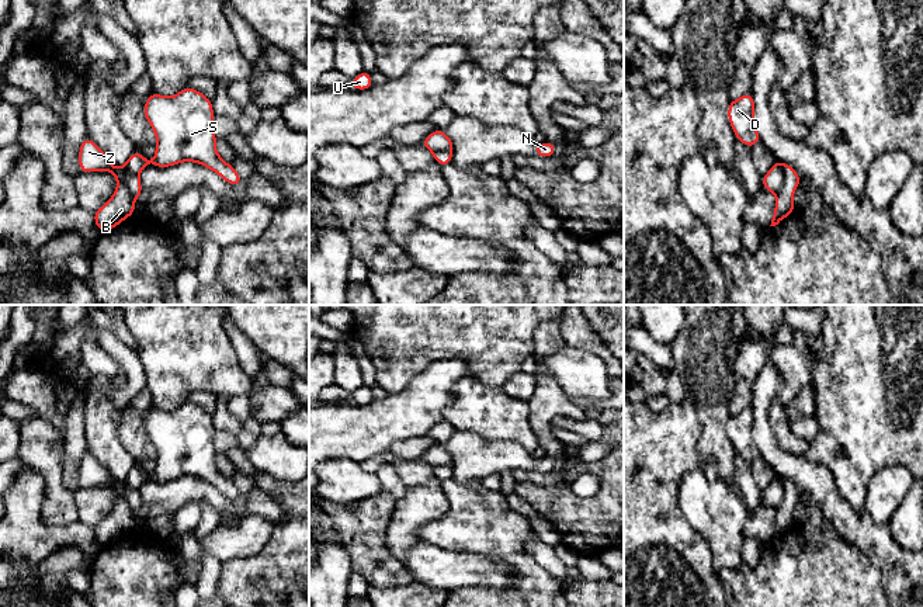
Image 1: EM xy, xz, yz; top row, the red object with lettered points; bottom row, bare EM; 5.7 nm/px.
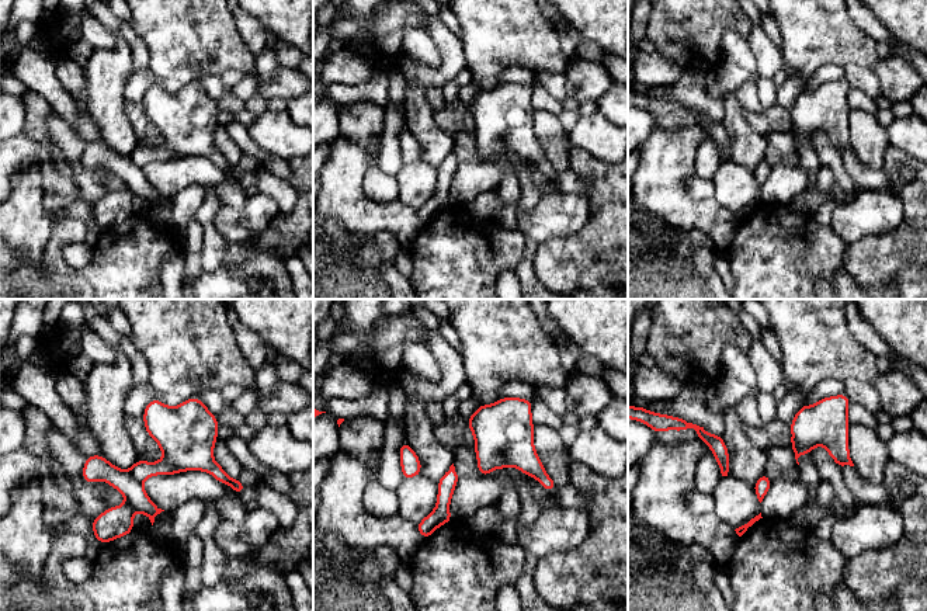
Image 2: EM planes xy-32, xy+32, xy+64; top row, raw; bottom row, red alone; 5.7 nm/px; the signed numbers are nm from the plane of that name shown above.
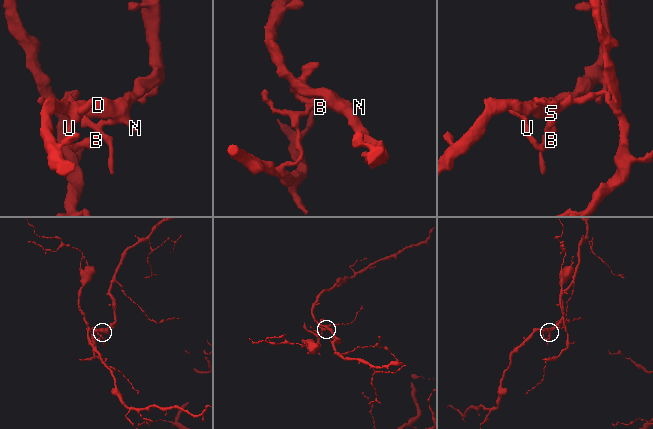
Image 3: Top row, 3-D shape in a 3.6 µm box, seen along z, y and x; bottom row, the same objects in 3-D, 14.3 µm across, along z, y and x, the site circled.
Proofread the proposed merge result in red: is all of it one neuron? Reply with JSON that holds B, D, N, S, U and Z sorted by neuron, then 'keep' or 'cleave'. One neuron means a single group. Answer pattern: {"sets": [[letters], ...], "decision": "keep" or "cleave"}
{"sets": [["B", "D", "N", "S", "U"], ["Z"]], "decision": "cleave"}

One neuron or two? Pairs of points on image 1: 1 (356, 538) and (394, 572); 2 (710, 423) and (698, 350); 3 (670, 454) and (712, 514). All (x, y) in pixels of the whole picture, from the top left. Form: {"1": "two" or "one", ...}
{"1": "one", "2": "one", "3": "two"}

